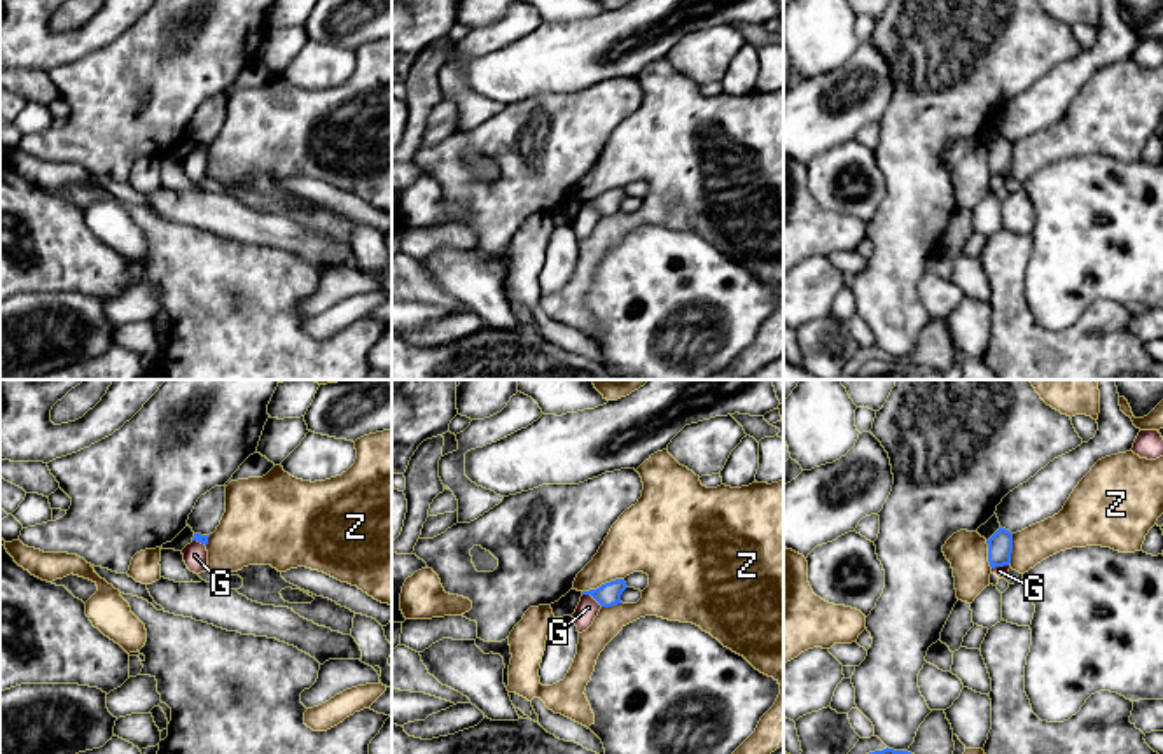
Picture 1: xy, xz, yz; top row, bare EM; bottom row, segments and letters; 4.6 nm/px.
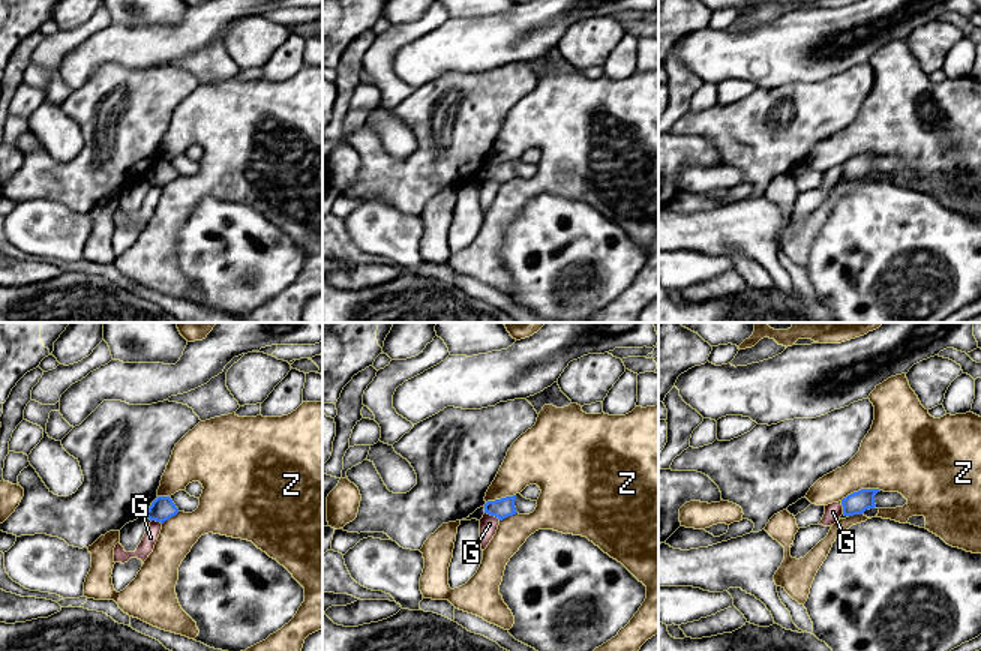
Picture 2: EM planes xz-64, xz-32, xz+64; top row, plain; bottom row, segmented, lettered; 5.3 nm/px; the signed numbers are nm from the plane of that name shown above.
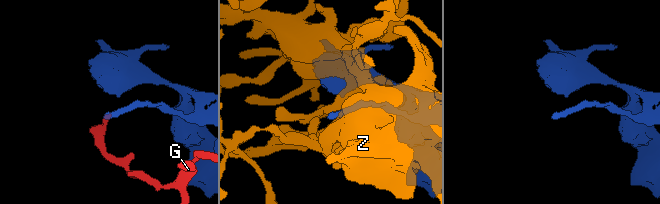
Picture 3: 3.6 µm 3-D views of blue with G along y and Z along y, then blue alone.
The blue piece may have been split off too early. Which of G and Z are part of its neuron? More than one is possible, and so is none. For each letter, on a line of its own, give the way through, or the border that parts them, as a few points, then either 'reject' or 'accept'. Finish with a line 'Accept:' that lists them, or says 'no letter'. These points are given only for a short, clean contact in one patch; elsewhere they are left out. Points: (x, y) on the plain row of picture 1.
G: border along xz (583, 202), (588, 202), (602, 214); reject
Z: reject
Accept: no letter

